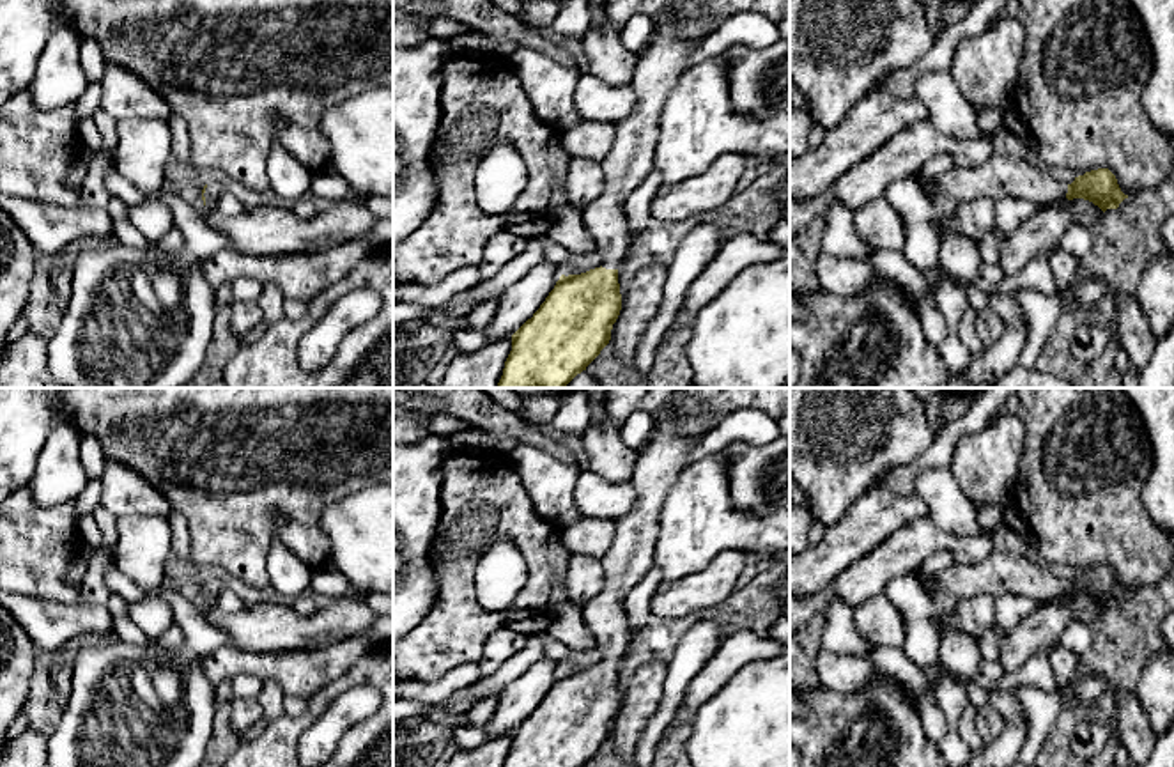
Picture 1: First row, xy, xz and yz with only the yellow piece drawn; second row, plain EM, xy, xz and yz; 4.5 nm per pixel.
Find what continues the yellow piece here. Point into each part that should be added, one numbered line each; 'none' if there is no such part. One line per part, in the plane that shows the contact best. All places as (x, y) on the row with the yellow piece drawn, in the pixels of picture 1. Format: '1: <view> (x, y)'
1: xy (213, 190)

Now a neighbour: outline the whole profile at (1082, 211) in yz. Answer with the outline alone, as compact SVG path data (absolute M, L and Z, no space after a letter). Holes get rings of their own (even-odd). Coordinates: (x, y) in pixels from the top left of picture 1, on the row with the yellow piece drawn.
M1064 198L1062 202L1054 204L1054 205L1066 211L1073 221L1077 221L1087 229L1091 229L1094 223L1098 223L1100 218L1103 216L1103 211L1098 205L1094 205L1093 202L1084 200L1084 198L1073 198L1073 200Z

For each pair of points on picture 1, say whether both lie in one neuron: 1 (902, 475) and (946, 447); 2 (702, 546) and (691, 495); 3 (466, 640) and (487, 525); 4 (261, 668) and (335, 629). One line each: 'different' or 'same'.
1: same
2: same
3: same
4: different

